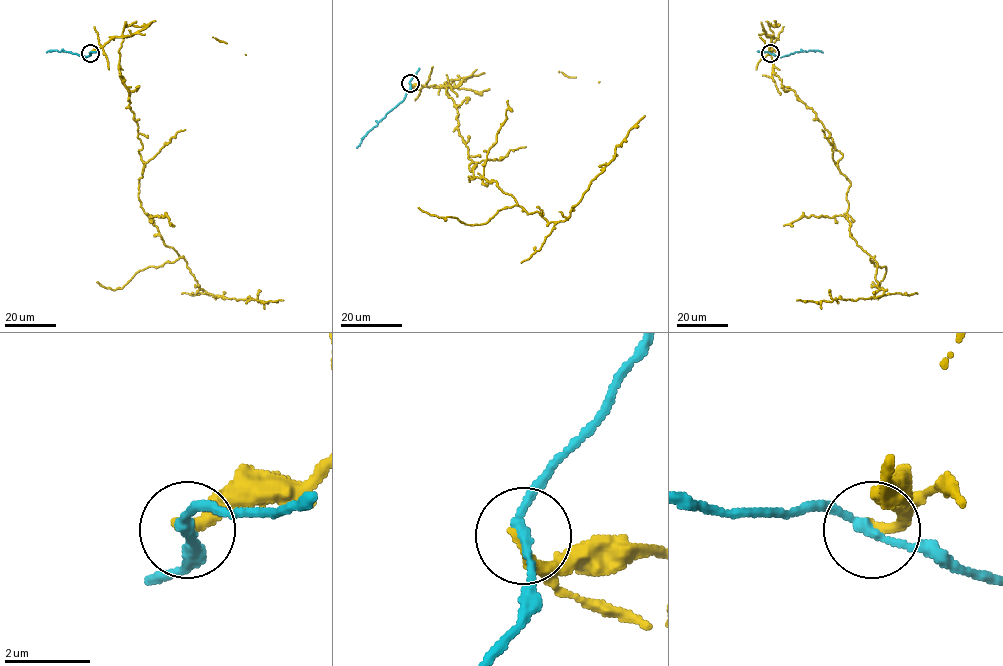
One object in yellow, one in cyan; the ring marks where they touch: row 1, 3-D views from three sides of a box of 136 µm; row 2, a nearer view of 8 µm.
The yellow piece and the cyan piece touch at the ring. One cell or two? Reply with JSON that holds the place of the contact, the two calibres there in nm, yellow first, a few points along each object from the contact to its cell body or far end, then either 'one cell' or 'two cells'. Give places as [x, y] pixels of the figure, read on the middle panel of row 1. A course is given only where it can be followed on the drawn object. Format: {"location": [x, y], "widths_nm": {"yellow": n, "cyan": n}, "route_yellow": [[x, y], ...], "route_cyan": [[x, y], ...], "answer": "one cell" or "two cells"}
{"location": [410, 83], "widths_nm": {"yellow": 280, "cyan": 200}, "route_yellow": [[410, 83], [448, 82], [469, 169], [475, 165], [470, 182], [494, 180], [548, 223], [570, 215], [645, 115]], "route_cyan": [[410, 83], [405, 98], [356, 148]], "answer": "two cells"}

